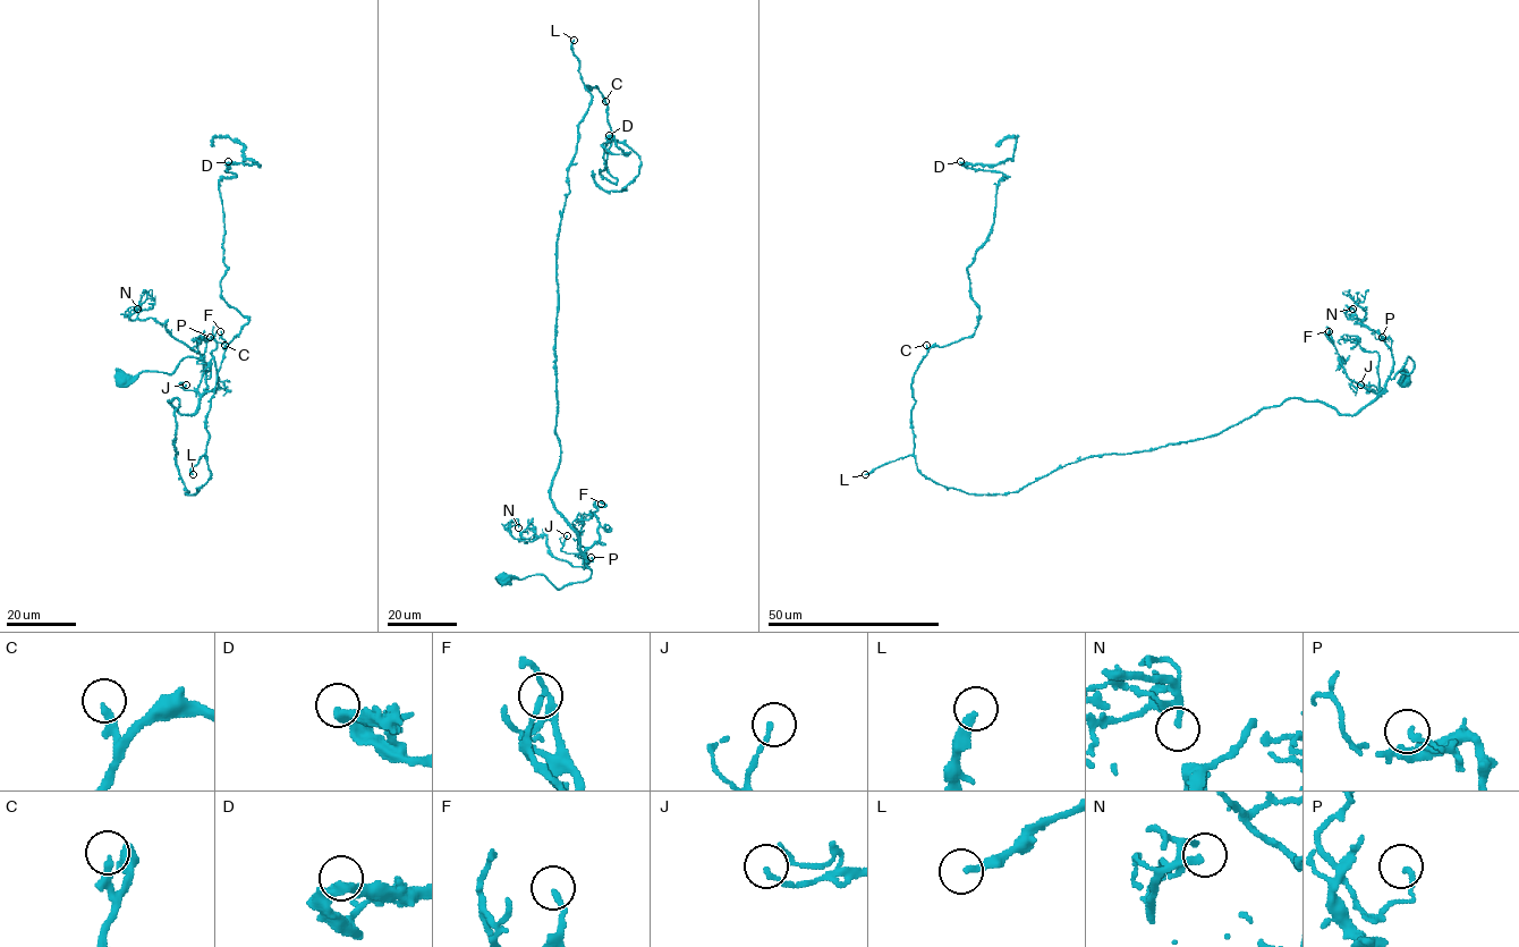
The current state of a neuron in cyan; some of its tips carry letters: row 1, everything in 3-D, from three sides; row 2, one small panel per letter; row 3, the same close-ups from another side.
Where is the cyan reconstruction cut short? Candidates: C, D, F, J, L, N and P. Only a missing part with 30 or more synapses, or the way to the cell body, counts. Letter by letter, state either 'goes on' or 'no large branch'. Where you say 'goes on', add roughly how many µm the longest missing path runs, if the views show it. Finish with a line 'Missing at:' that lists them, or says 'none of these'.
C: no large branch
D: no large branch
F: no large branch
J: no large branch
L: goes on; missing 130 µm
N: no large branch
P: no large branch
Missing at: L

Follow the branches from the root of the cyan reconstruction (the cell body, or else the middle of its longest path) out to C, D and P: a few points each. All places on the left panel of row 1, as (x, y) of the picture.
C: (122, 380), (188, 356), (210, 368), (192, 415), (169, 400), (195, 495), (225, 345)
D: (122, 380), (210, 368), (192, 415), (169, 400), (195, 495), (248, 321), (220, 284), (228, 161)
P: (122, 380), (143, 371), (171, 373), (188, 356), (210, 368), (209, 379), (203, 355), (210, 337)

